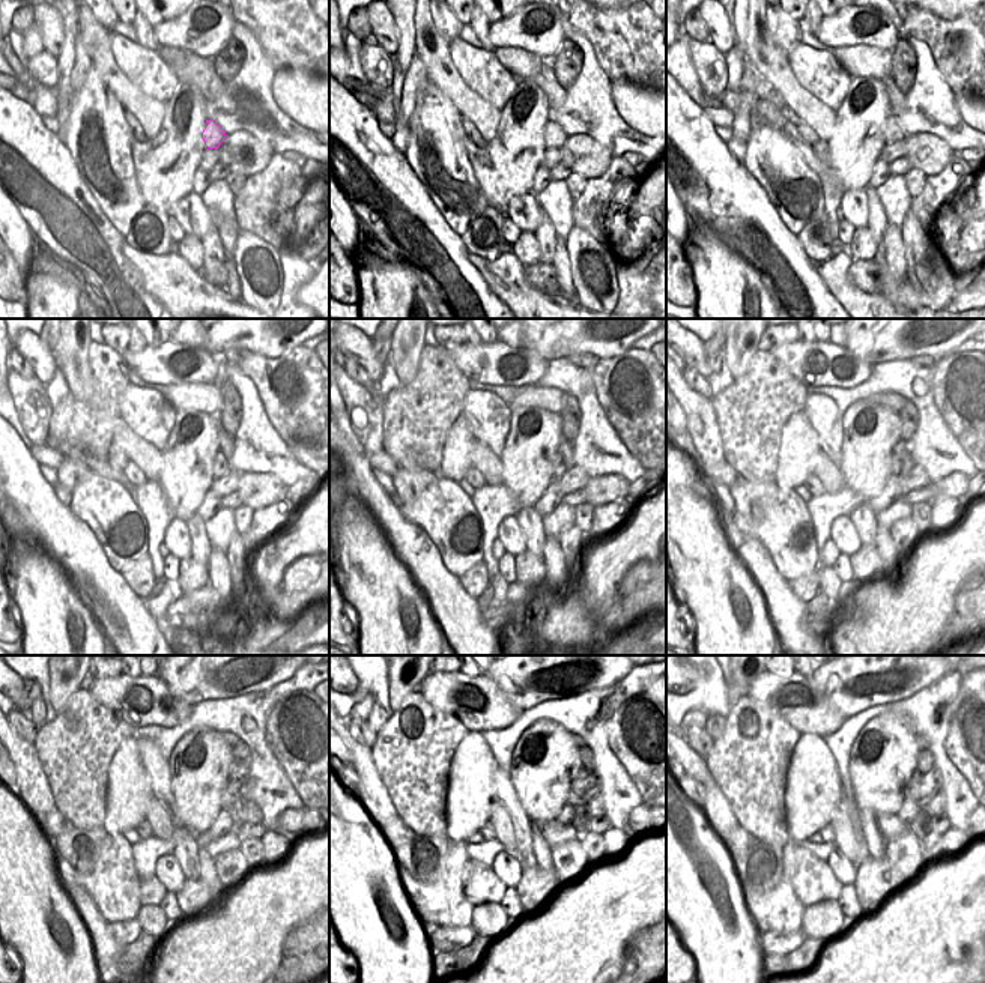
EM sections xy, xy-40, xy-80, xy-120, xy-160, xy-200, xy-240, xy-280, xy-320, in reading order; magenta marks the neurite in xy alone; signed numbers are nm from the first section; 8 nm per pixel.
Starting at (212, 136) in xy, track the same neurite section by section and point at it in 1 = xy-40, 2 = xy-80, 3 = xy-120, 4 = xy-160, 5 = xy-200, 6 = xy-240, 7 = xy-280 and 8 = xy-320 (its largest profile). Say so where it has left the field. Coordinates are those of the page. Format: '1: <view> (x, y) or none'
1: xy-40 (555, 137)
2: xy-80 (892, 133)
3: xy-120 (221, 466)
4: xy-160 (560, 466)
5: xy-200 (897, 463)
6: xy-240 (232, 798)
7: xy-280 (581, 792)
8: xy-320 (930, 786)

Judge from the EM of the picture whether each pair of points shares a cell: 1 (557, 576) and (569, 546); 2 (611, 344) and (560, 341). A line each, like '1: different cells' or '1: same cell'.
1: different cells
2: same cell

